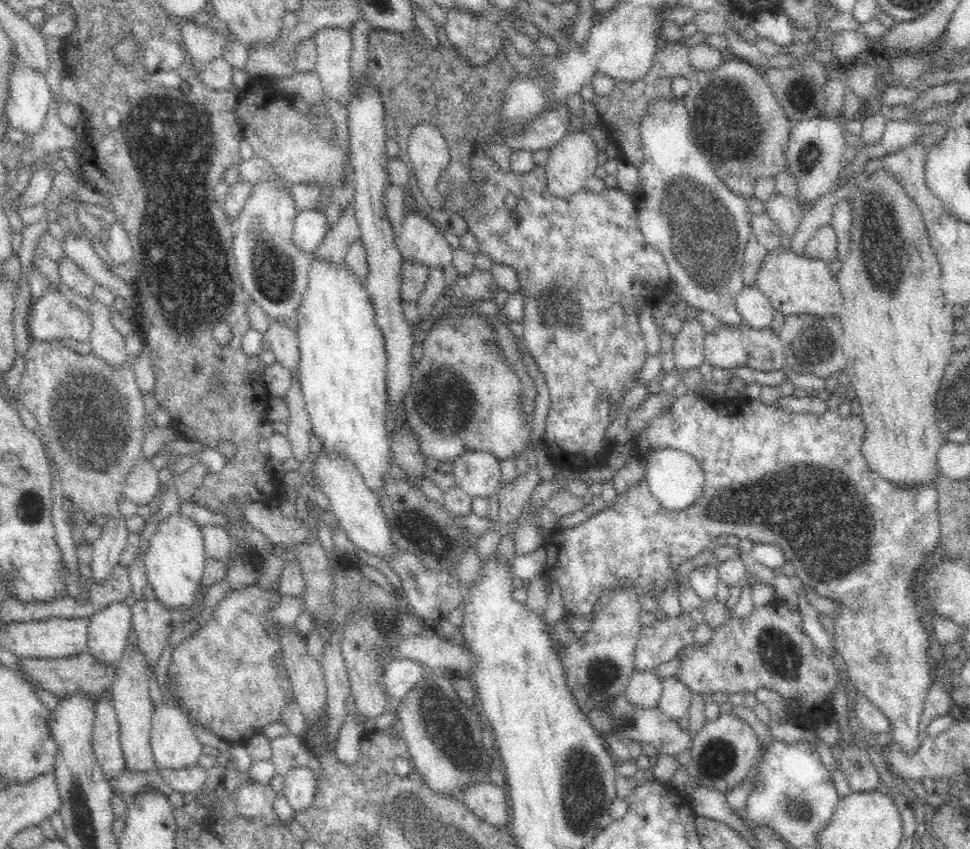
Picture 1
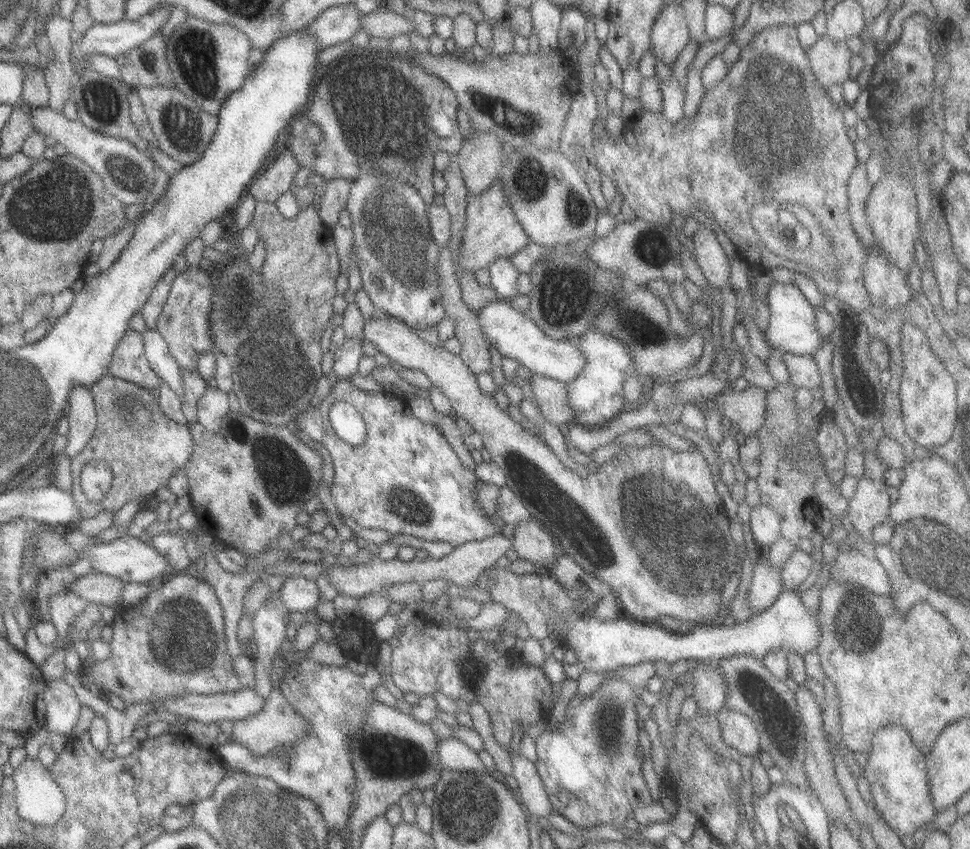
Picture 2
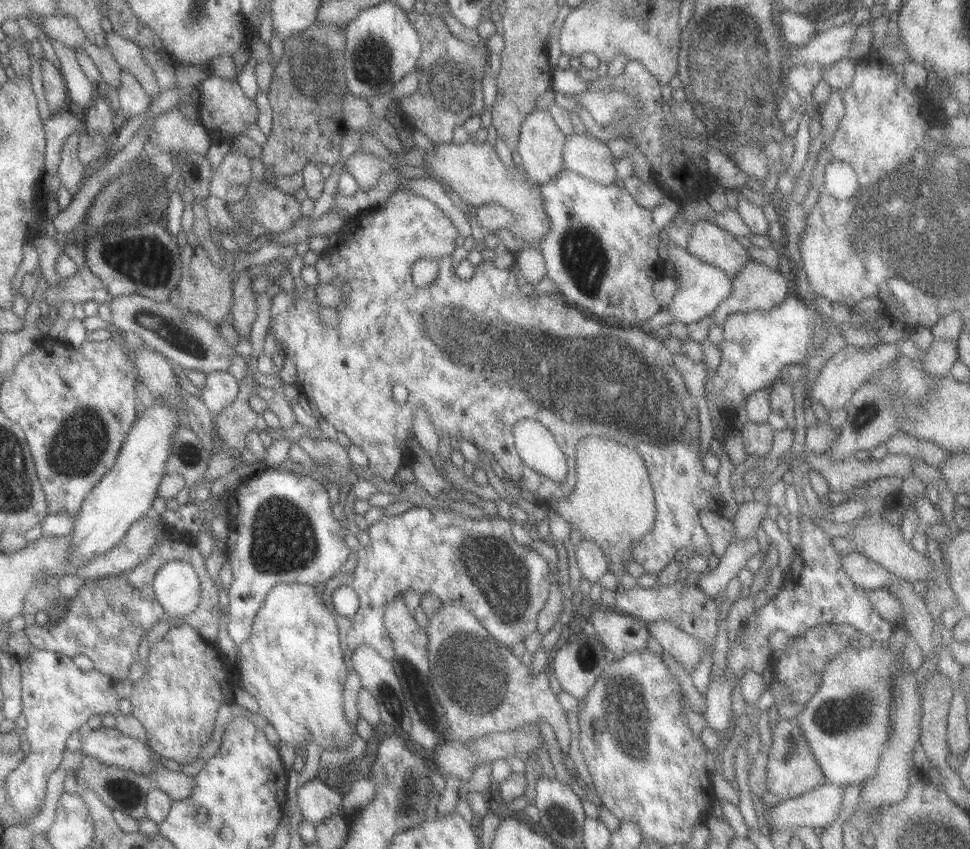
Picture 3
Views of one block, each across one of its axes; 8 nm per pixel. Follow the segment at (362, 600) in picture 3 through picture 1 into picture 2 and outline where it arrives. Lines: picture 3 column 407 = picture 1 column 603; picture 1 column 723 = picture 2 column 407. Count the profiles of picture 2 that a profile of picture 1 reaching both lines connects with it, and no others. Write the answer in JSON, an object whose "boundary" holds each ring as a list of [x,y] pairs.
{"boundary":[[[369,390],[363,392],[361,400],[363,402],[359,402],[355,409],[359,410],[362,417],[366,436],[358,446],[345,444],[330,428],[328,408],[336,402],[332,393],[325,396],[318,406],[303,410],[291,425],[294,431],[299,428],[311,441],[321,444],[329,454],[333,465],[333,483],[329,492],[338,516],[349,516],[361,528],[383,530],[393,536],[403,535],[418,545],[447,542],[451,547],[457,547],[494,536],[497,533],[496,526],[487,515],[481,514],[475,501],[474,472],[462,466],[439,430],[431,424],[417,422],[409,414],[407,406],[393,394]]]}

